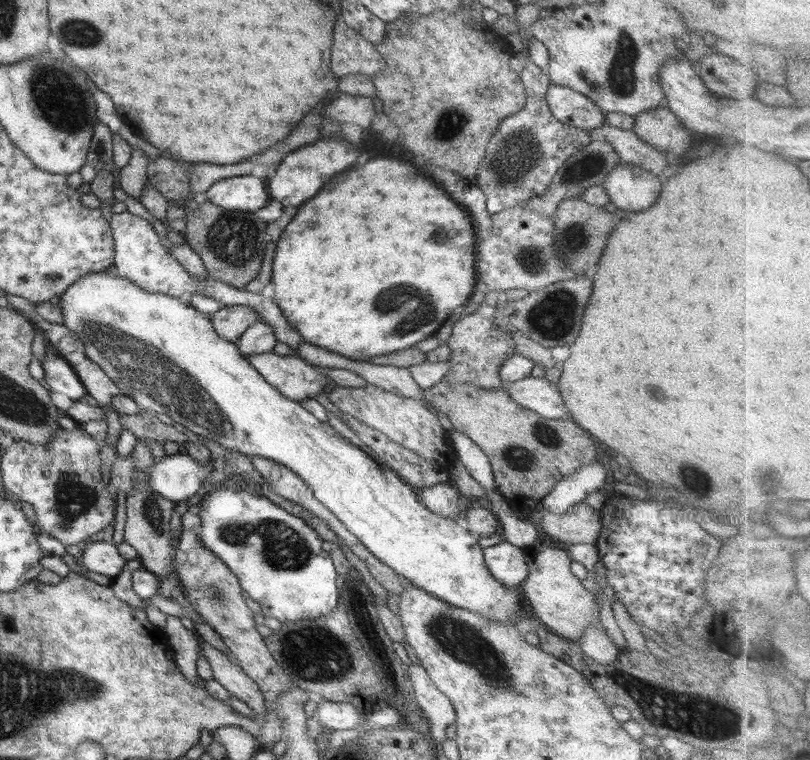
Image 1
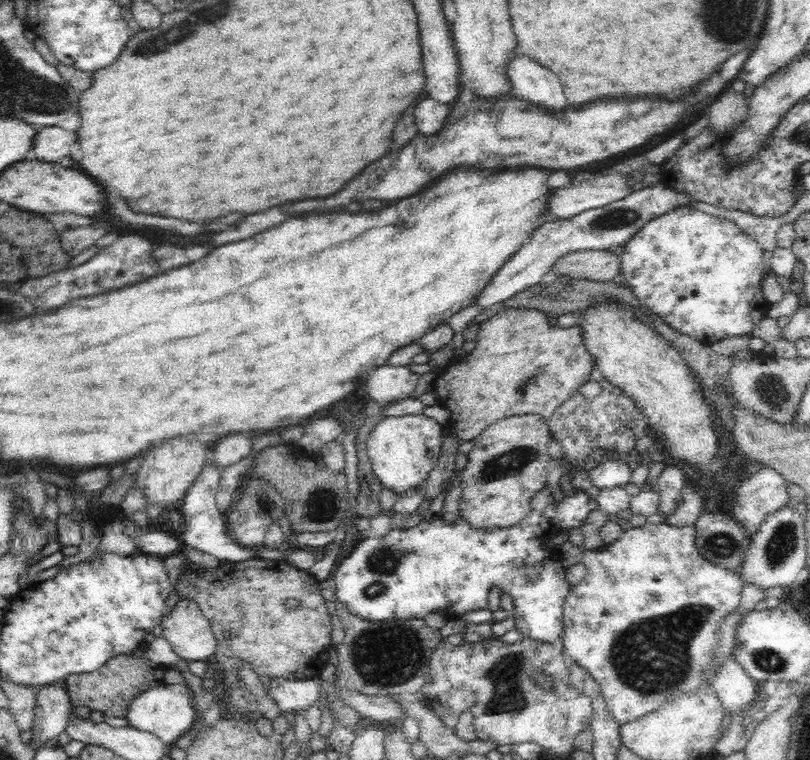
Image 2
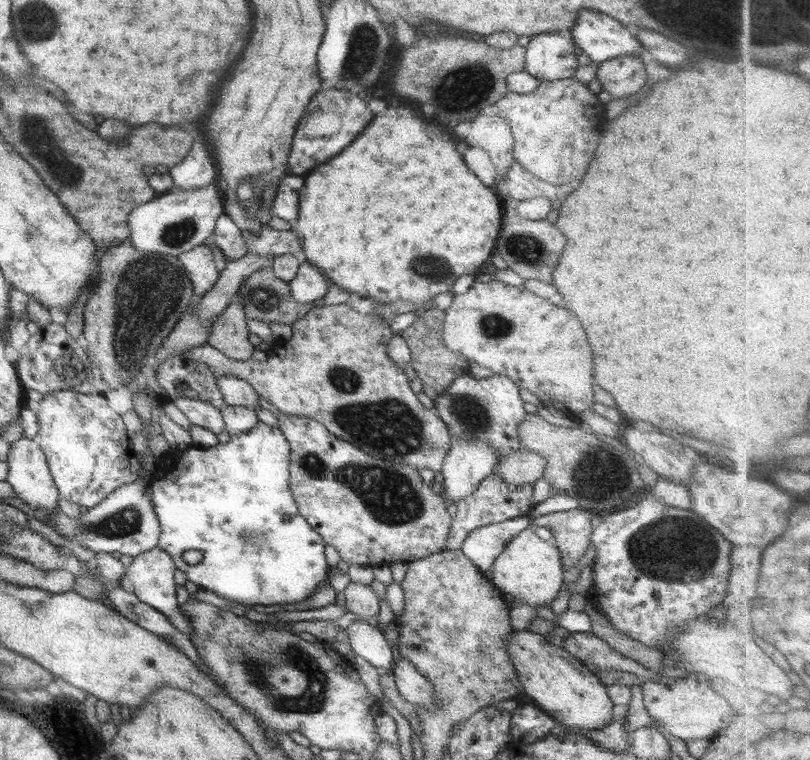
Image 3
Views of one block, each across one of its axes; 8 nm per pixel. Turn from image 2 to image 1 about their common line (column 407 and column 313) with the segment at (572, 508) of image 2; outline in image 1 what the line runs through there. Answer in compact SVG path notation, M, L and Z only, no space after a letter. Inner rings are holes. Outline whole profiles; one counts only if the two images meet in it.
M232 476L218 484L216 490L208 492L200 506L200 541L238 577L242 590L260 604L264 617L275 618L280 623L290 623L326 617L336 610L341 598L338 571L331 554L322 548L323 538L302 518L290 514L262 496L256 482Z

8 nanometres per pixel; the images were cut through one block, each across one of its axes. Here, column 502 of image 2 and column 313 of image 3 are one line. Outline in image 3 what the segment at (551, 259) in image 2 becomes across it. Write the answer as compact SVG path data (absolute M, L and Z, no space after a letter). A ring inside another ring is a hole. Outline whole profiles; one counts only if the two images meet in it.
M304 260L300 263L297 276L288 284L293 297L301 303L313 303L323 298L329 288L328 277L320 274L316 266Z

